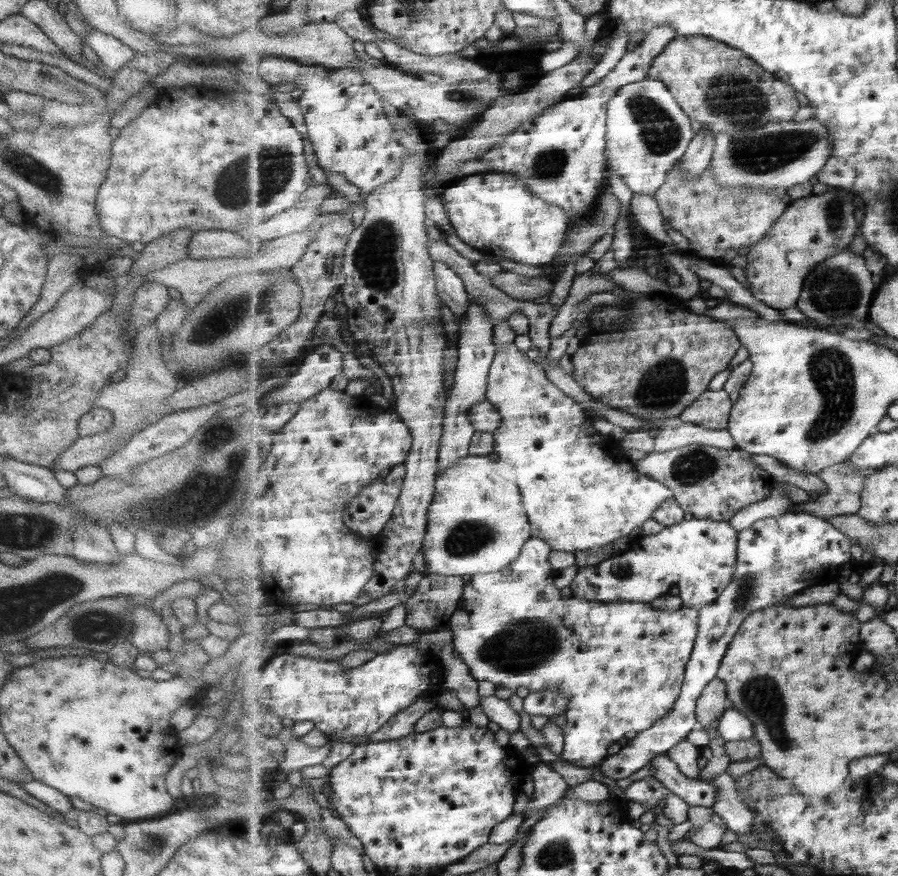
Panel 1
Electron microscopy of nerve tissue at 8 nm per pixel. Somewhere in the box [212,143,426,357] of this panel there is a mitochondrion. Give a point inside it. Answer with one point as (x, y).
(374, 260)

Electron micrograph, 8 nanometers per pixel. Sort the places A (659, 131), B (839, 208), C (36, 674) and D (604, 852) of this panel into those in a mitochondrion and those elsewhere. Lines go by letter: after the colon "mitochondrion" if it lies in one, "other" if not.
A: mitochondrion
B: mitochondrion
C: other
D: other

